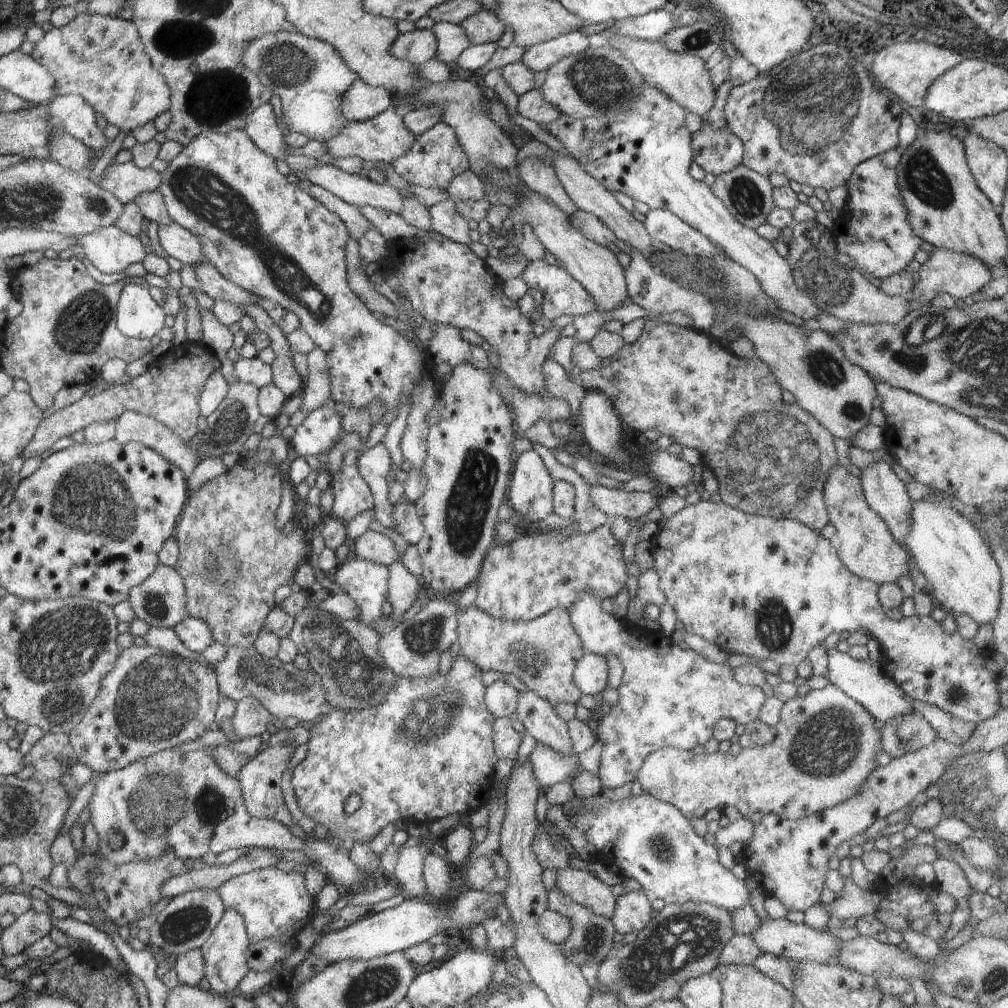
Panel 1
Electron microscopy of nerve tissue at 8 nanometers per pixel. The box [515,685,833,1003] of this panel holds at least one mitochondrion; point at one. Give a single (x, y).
(686, 938)

